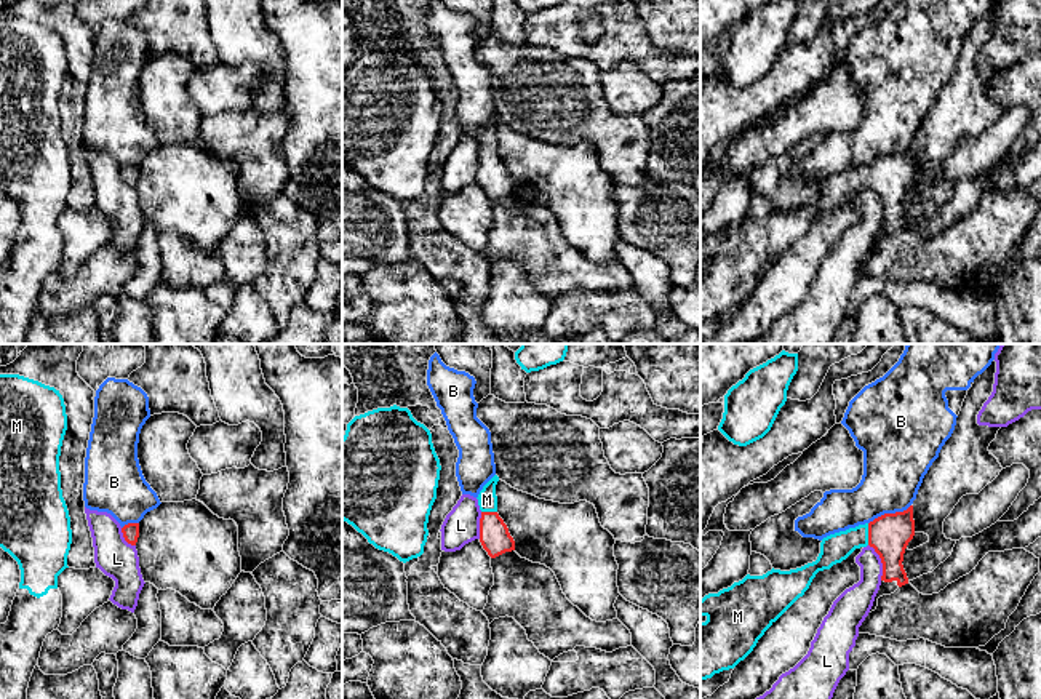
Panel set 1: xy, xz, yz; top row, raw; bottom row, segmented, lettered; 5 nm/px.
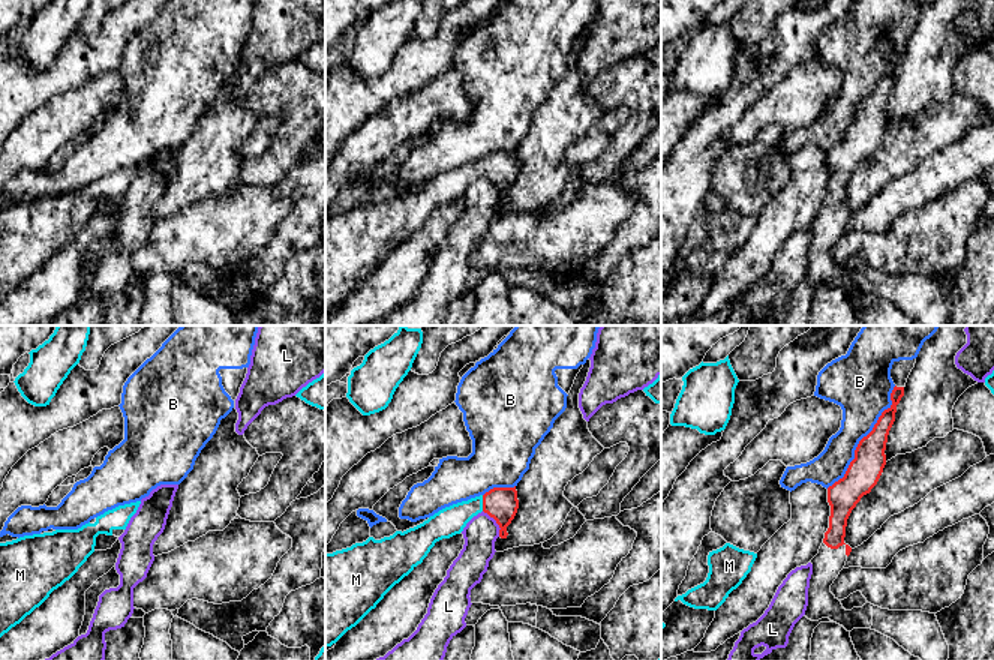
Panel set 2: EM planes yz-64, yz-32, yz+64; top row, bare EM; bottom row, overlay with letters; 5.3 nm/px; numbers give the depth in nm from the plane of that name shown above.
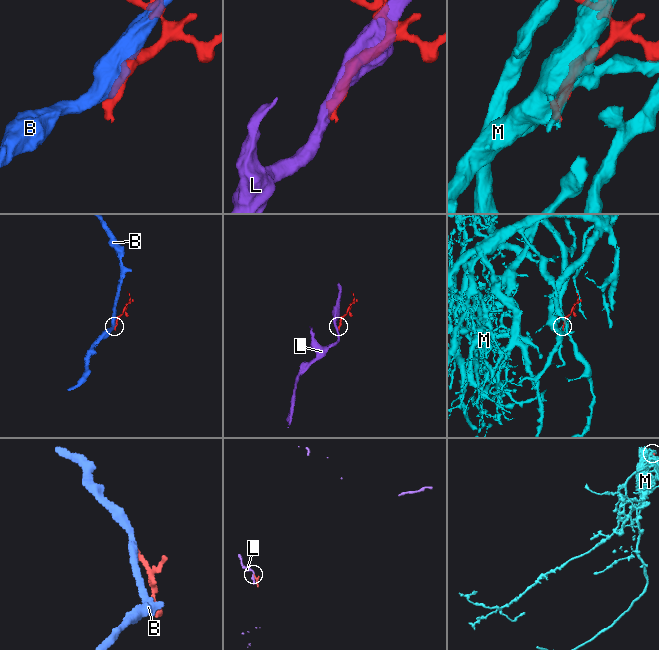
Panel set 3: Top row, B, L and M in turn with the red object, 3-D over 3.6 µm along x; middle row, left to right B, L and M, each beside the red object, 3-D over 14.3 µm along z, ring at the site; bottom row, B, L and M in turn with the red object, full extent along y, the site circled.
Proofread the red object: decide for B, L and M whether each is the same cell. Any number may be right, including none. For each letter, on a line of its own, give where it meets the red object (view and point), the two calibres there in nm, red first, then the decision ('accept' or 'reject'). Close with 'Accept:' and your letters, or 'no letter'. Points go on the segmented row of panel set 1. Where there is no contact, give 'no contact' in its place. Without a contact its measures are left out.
B: meets red in yz at (889, 514); 200 nm thick on the red side, 320 nm on the other; reject
L: meets red in yz at (881, 562); 200 nm thick on the red side, 170 nm on the other; reject
M: meets red in yz at (869, 535); 200 nm thick on the red side, 140 nm on the other; accept
Accept: M

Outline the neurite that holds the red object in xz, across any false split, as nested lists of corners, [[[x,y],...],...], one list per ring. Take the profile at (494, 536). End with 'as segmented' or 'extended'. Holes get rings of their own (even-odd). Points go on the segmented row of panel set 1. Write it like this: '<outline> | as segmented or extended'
[[[494,475],[480,491],[478,505],[480,518],[480,542],[491,558],[505,552],[515,550],[515,541],[509,533],[507,525],[497,513],[496,485],[499,477]]] | extended

